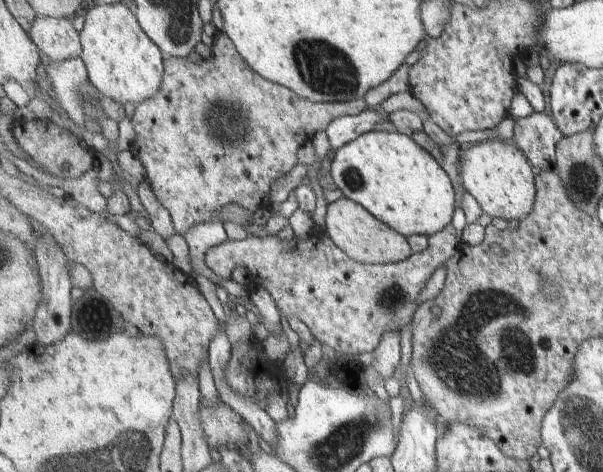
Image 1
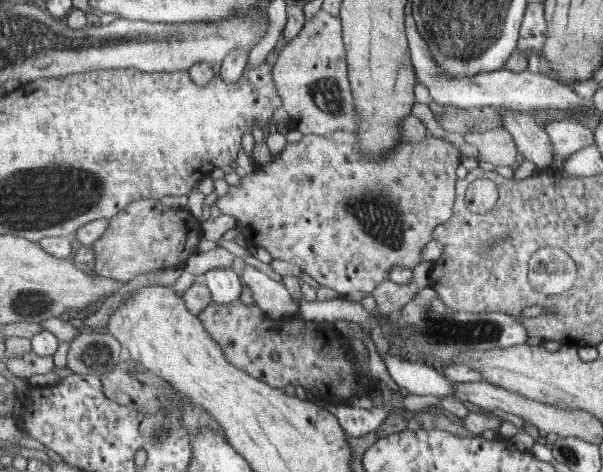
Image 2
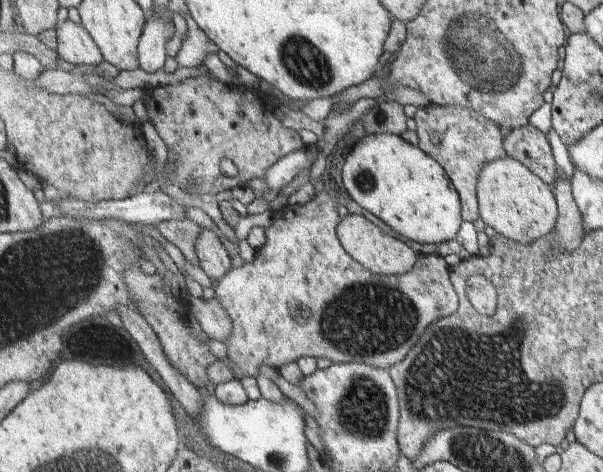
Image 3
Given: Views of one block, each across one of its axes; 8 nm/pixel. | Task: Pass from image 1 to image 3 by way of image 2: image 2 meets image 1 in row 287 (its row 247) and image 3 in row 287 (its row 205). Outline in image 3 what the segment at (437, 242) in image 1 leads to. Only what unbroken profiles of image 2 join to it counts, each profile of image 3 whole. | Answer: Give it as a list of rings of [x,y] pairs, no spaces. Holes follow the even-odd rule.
[[[324,190],[321,193],[314,194],[309,202],[304,205],[286,206],[273,219],[271,226],[266,228],[266,244],[258,252],[252,262],[244,263],[244,265],[231,269],[218,283],[215,289],[215,297],[223,308],[229,312],[231,320],[233,320],[233,334],[229,336],[229,340],[225,343],[227,348],[227,356],[235,364],[238,373],[250,375],[257,378],[261,366],[270,366],[279,371],[281,366],[291,362],[297,362],[303,356],[312,356],[315,359],[329,358],[333,363],[361,363],[371,364],[371,366],[379,366],[379,368],[390,369],[411,352],[415,344],[421,340],[423,333],[427,328],[439,320],[439,318],[447,318],[451,314],[455,314],[459,310],[460,298],[458,291],[455,290],[454,282],[451,280],[451,267],[445,262],[444,256],[433,253],[431,255],[419,254],[419,260],[415,268],[407,274],[401,276],[387,276],[381,274],[373,274],[361,262],[357,262],[346,247],[342,245],[338,237],[339,224],[342,221],[337,206],[341,203],[341,197],[336,190]]]

